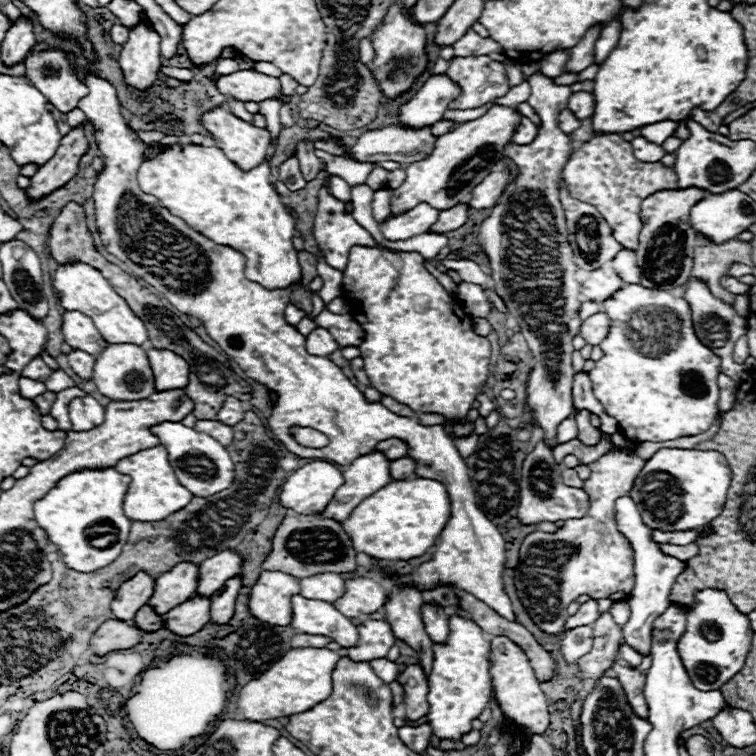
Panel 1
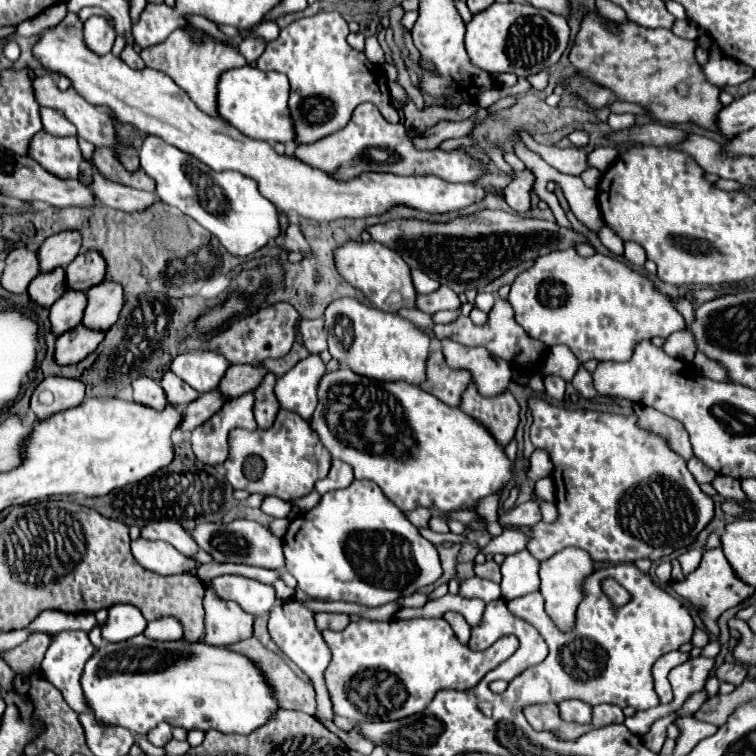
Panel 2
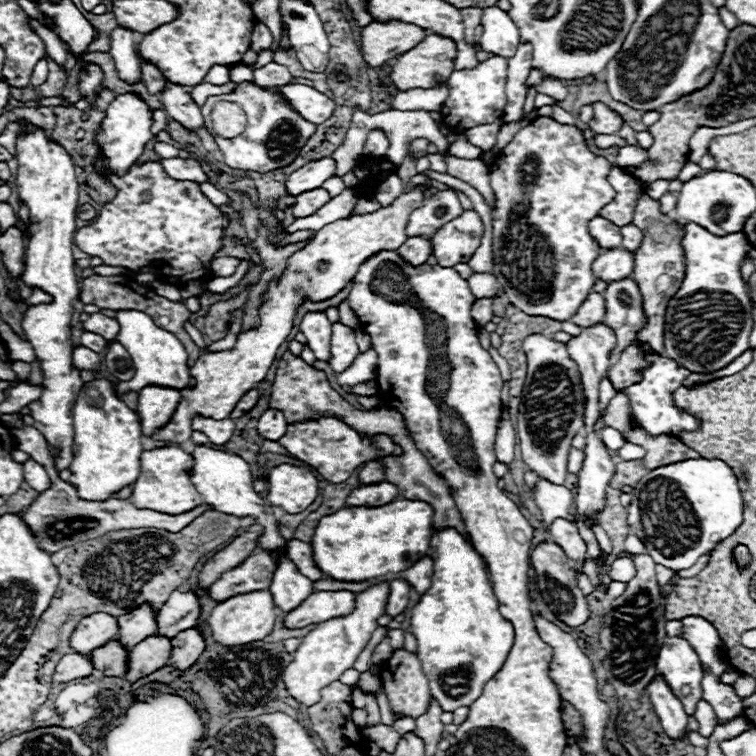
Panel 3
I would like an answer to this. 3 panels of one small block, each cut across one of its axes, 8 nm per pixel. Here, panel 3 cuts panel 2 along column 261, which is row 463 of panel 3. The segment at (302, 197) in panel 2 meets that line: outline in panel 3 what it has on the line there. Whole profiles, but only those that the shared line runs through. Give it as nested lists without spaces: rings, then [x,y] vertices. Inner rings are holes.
[[[164,446],[164,448],[154,448],[154,450],[144,450],[140,456],[140,464],[142,464],[142,472],[140,478],[134,482],[132,486],[132,494],[130,494],[130,502],[136,508],[148,508],[148,510],[156,510],[162,514],[184,514],[188,510],[194,510],[196,506],[204,504],[202,496],[196,492],[194,484],[190,482],[188,474],[184,472],[186,468],[192,466],[192,456],[186,454],[182,448],[178,446]]]

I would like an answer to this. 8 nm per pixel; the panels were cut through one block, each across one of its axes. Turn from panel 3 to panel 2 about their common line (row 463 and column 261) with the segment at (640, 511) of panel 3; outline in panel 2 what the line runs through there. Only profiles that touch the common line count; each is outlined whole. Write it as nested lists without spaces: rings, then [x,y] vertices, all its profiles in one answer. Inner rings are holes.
[[[144,634],[118,644],[104,644],[96,650],[84,666],[80,684],[86,704],[100,726],[122,726],[140,736],[160,722],[182,726],[187,731],[198,728],[206,732],[208,728],[216,728],[224,734],[250,734],[258,726],[266,724],[278,708],[264,676],[246,656],[206,642],[156,642],[148,640]]]

